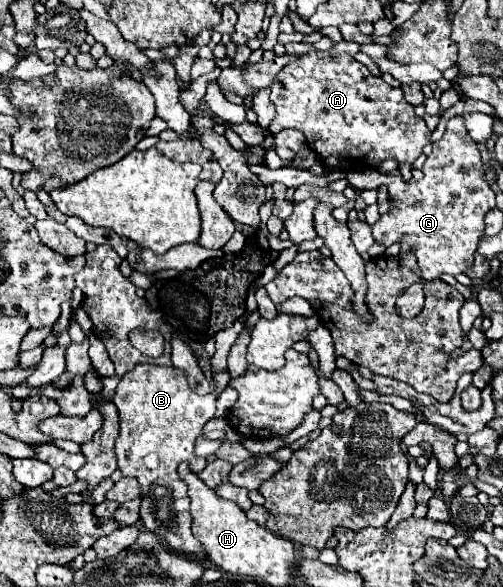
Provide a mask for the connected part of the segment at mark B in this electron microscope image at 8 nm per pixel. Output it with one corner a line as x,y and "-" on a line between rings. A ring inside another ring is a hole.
136,365
128,371
112,397
112,403
118,407
120,417
120,435
116,439
118,469
122,475
134,475
142,489
142,509
140,517
148,531
156,533
166,545
192,555
206,557
204,547
192,535
192,517
186,495
186,485
178,477
178,465
186,461
192,471
202,471
206,459
194,455
196,437
202,433
202,427
216,413
216,399
222,391
214,387
206,397
196,395
184,377
184,371
176,367
158,367
158,365

